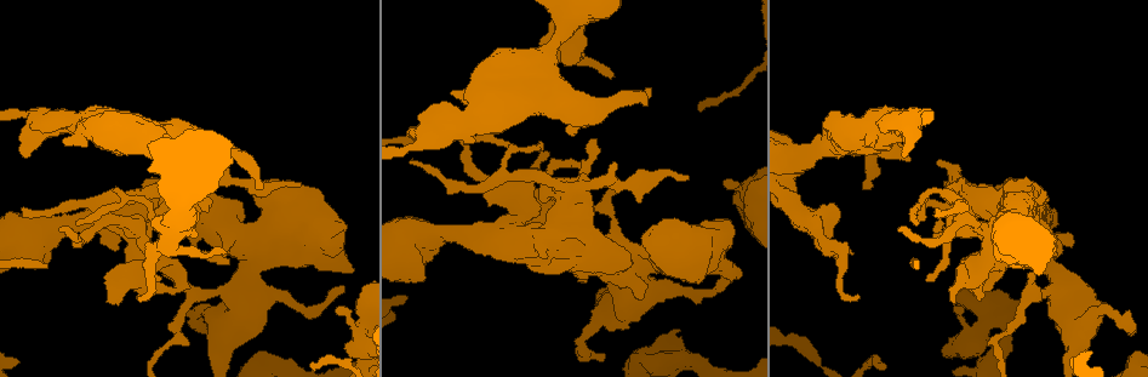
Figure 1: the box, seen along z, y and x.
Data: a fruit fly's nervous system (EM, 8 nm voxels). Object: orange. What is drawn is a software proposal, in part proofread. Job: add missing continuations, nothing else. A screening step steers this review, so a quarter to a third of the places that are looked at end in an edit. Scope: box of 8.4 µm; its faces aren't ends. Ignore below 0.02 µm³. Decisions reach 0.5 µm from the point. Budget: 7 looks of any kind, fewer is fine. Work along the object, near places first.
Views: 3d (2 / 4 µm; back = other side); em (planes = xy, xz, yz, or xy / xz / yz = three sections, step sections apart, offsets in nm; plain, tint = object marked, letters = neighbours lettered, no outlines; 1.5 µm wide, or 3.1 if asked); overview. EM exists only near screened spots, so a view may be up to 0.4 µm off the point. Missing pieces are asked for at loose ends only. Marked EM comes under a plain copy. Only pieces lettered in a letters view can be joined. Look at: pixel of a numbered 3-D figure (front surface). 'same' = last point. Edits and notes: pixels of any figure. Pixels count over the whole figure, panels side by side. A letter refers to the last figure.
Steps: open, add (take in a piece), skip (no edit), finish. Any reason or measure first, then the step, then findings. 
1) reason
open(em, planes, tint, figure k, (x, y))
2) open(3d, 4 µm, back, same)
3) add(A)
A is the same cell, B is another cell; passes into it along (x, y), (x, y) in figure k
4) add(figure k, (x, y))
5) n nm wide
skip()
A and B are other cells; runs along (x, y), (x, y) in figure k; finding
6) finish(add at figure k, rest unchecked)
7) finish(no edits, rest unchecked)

thick end
open(em, planes, letters, figure 1, (903, 157))

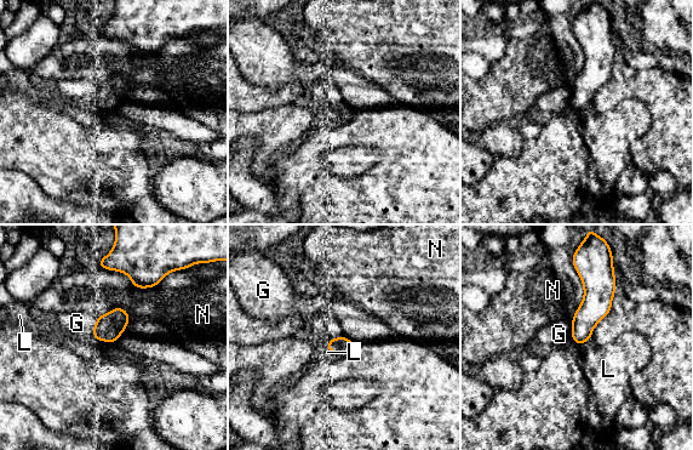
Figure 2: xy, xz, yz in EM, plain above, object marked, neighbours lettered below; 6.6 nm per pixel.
skip()
G, L and N are other cells; border along (570, 322), (572, 340) in figure 2; no lettered piece goes on from it

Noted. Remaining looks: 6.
tapers out
open(em, yz, step 8, letters, figure 1, (917, 225))

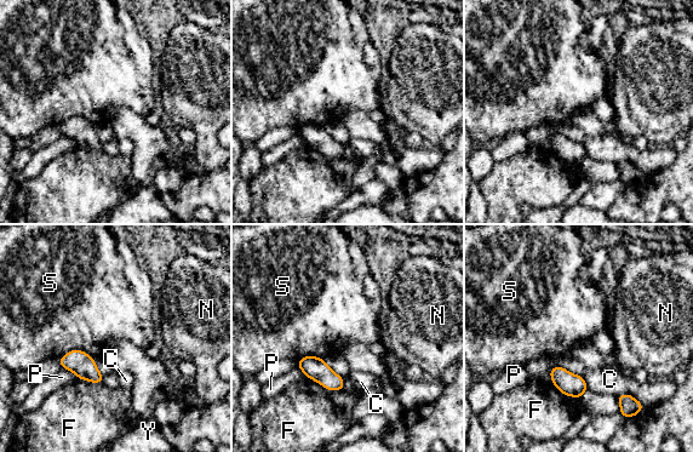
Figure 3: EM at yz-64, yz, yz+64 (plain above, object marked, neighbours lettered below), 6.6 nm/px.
F touches over 280 nm
skip()
C, F, N, P, S and Y are other cells; border along (93, 358), (70, 349), (58, 359) in figure 3; no lettered piece goes on from it

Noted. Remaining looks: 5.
thin end
open(3d, 2 µm, figure 1, (956, 311))

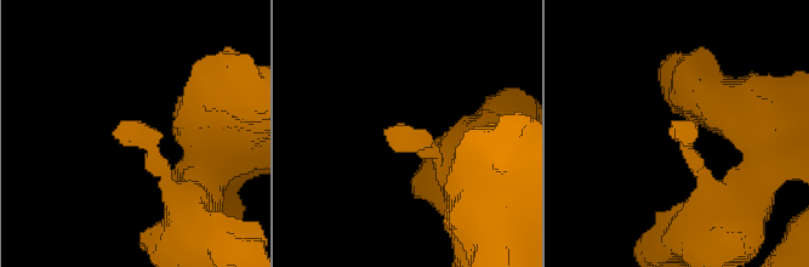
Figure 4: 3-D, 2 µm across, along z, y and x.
open(em, planes, letters, figure 4, (117, 131))

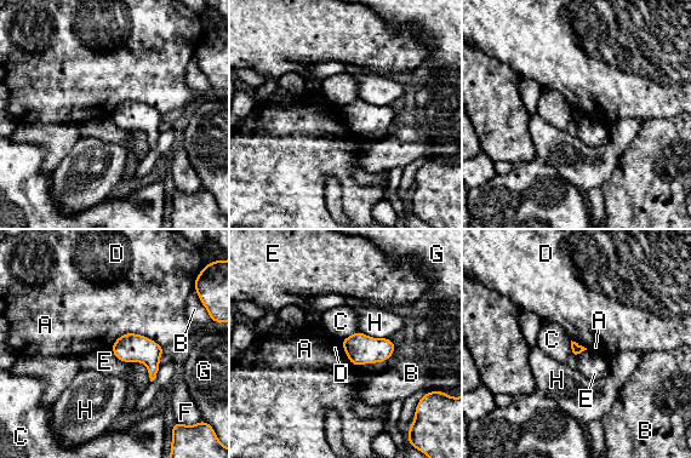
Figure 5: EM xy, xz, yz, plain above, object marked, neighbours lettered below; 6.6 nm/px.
skip()
A, B, C, D, E, F, G and H are other cells; border along (110, 347), (140, 333), (165, 350) in figure 5; none of them fits

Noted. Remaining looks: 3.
finish(no edits, rest unchecked)

